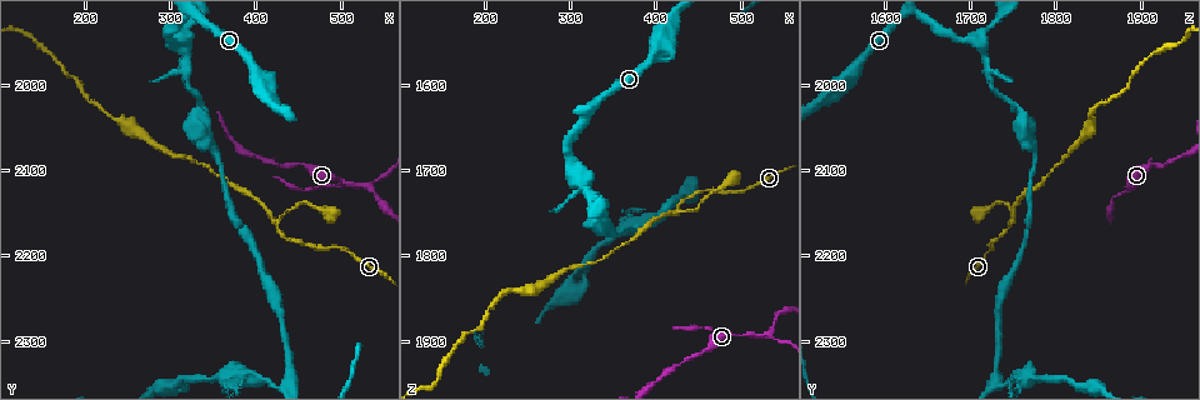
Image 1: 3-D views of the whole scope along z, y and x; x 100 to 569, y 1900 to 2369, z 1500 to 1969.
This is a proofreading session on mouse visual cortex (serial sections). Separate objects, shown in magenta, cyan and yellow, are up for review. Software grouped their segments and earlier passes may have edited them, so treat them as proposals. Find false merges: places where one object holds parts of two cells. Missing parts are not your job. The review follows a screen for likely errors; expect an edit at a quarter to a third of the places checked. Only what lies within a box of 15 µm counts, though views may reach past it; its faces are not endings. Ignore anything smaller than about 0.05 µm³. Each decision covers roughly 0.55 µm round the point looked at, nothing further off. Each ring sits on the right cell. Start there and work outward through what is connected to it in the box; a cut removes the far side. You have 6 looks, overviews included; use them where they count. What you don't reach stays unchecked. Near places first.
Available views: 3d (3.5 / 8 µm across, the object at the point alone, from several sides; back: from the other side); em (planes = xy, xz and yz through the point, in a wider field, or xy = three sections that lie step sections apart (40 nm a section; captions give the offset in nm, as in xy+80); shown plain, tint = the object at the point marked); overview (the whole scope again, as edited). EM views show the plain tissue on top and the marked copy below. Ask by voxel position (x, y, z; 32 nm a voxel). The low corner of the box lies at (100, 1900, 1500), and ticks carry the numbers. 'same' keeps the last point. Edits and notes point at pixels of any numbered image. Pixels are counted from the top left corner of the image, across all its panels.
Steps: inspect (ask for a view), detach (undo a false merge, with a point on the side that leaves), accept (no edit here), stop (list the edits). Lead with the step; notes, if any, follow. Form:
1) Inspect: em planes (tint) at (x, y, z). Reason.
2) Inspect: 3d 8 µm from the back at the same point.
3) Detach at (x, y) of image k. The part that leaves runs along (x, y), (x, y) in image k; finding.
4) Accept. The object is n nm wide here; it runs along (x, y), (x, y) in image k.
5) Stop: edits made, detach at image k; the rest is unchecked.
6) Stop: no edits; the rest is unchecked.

Inspect: 3d 8 µm at (425, 2160, 1745). Three-way junction.

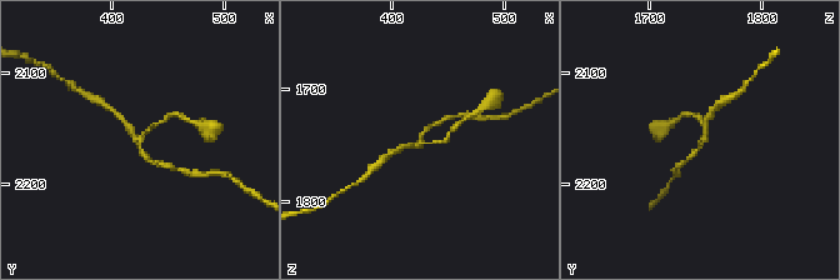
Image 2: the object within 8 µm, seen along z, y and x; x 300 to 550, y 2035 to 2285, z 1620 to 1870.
Inspect: em planes (tint) at (424, 2166, 1748). 3 arms meet here; the arms are 100, 150, 150 nm wide; now the EM.

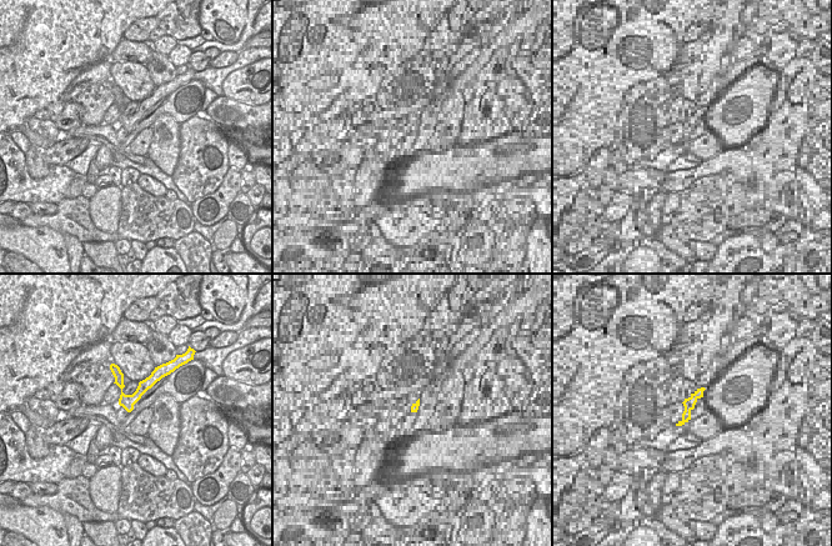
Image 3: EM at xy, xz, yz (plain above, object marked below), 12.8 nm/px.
Accept. The object is 190 nm wide here; it runs along (159, 165), (144, 155), (131, 128), (118, 115) in image 2; continuous, no second cell.

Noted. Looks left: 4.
Inspect: 3d 3.5 µm at (530, 2115, 1890).

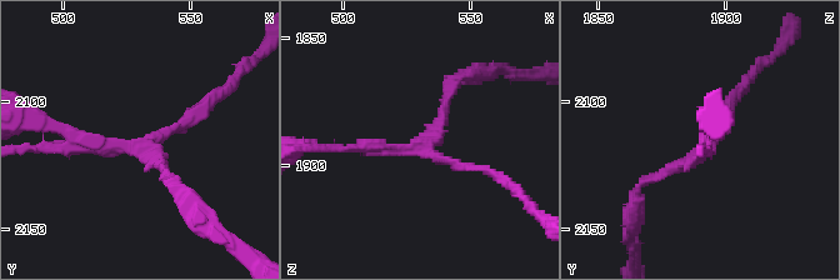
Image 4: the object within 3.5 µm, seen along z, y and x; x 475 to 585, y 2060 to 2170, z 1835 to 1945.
Inspect: em planes (tint) at (532, 2119, 1891). 3 arms meet here; the arms are 150, 150, 150 nm wide; now the EM.

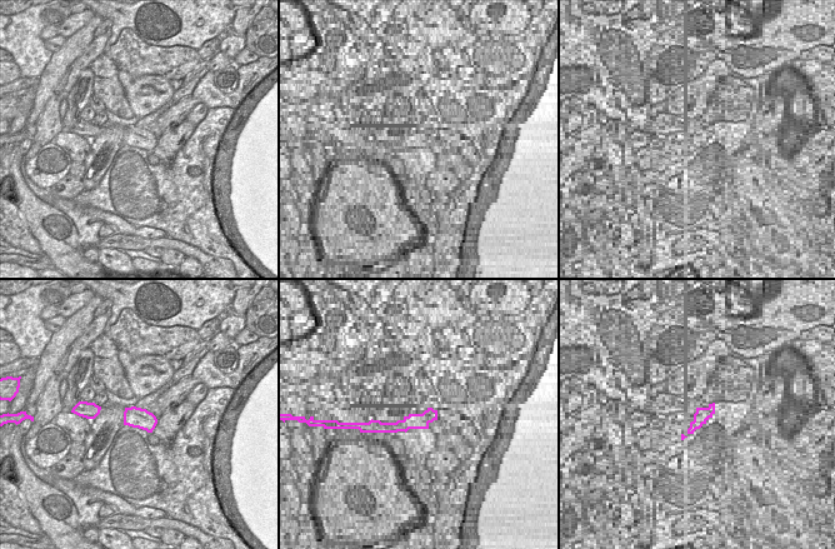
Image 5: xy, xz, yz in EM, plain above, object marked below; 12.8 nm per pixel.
Detach at (189, 123) of image 4. Two cells meet here.

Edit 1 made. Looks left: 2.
Stop: edits made, detach at image 4; the rest is unchecked.

